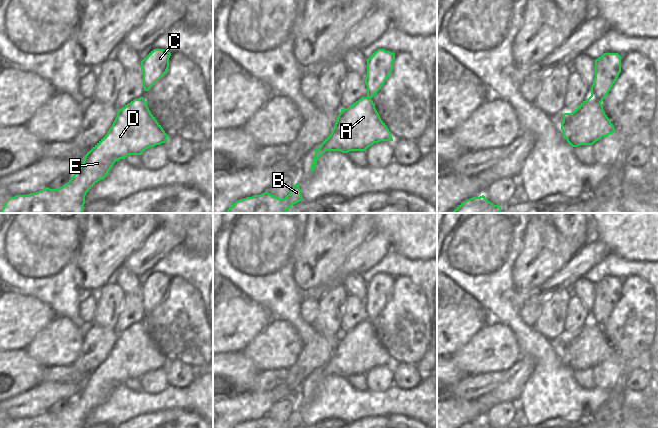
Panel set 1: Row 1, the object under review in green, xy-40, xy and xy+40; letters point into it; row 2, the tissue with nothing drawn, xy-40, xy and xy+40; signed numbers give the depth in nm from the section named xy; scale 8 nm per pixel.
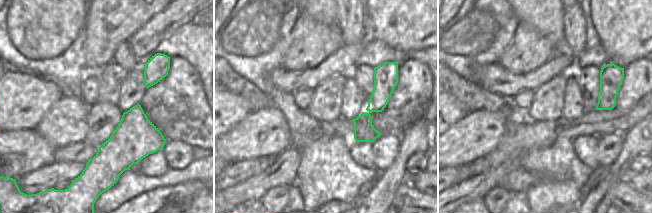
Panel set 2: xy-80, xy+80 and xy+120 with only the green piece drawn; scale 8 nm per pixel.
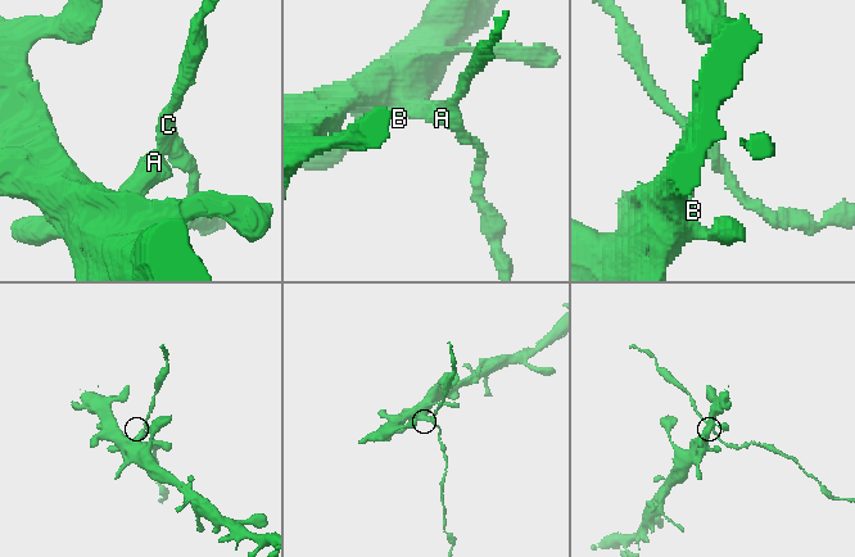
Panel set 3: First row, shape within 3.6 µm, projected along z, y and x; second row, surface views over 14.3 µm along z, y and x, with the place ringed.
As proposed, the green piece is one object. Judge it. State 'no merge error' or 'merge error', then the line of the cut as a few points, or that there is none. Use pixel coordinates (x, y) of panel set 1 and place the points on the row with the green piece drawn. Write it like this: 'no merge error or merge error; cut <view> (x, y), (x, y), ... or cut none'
merge error; cut xy+40 (590, 96), (600, 103)

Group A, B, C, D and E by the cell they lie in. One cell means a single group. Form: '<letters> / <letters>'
A B D E / C

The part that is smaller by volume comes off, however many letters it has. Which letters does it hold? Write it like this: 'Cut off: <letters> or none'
Cut off: C

